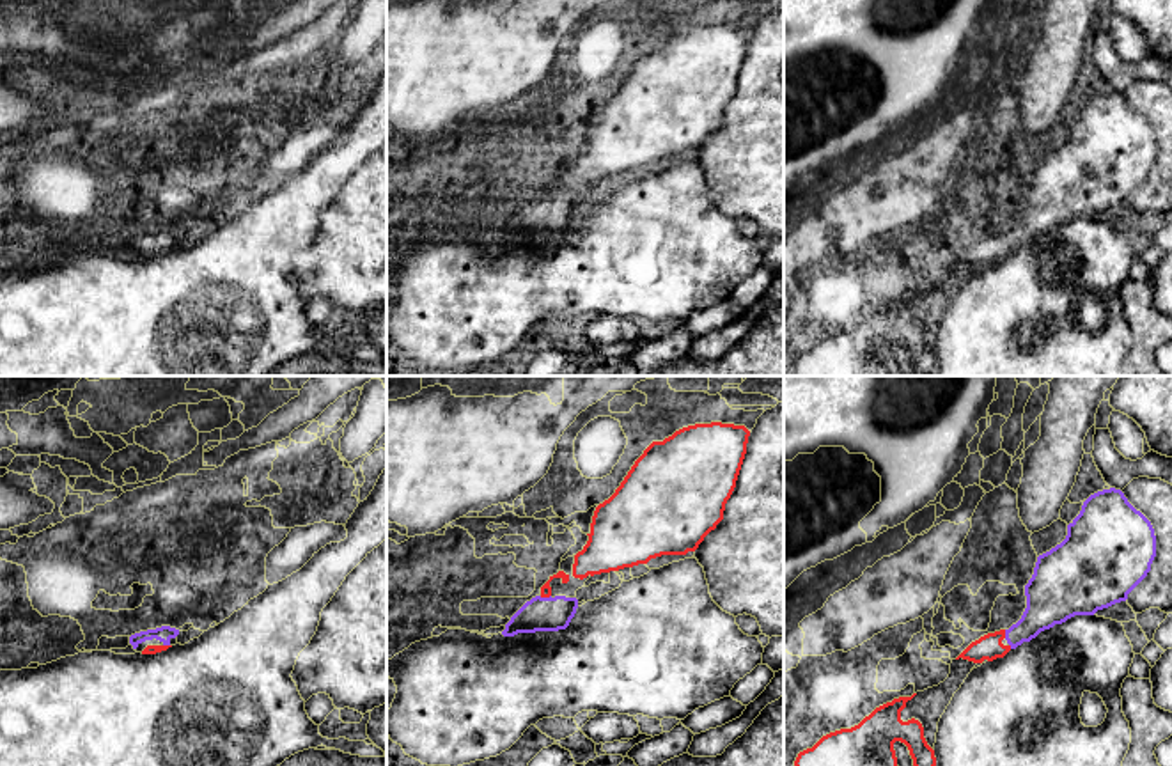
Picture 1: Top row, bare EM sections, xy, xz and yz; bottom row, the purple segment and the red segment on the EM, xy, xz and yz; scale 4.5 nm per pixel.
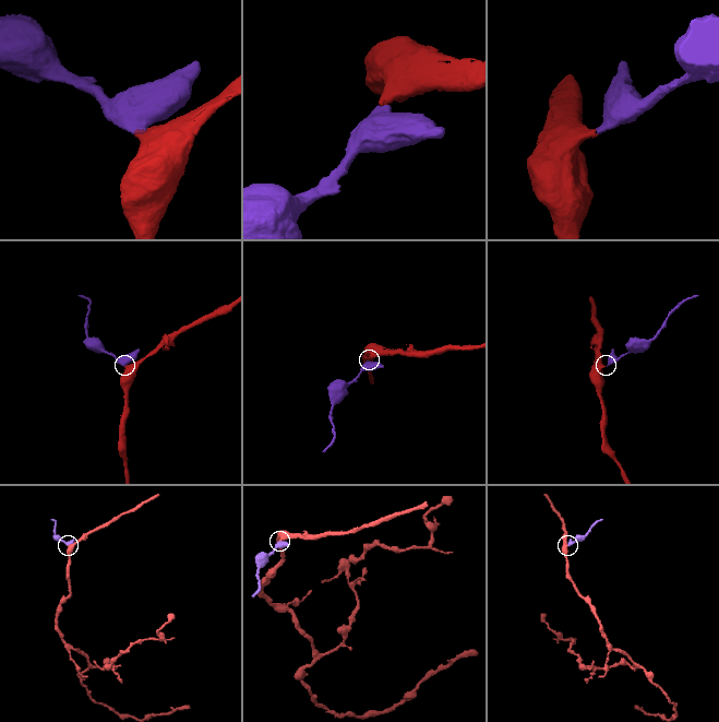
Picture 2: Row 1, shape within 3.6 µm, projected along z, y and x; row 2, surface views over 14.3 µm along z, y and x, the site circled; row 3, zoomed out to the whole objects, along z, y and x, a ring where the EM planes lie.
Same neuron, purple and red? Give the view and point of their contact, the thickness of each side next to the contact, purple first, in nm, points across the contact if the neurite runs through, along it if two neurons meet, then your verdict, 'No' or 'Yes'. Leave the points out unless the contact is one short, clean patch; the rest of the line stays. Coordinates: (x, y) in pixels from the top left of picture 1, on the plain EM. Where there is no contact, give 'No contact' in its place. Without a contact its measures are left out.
Touches purple at xz (545, 201). Thickness 160 nm (purple) against 50 nm. Path across: xz (539, 217), (545, 211), (545, 201), (545, 194). Yes

